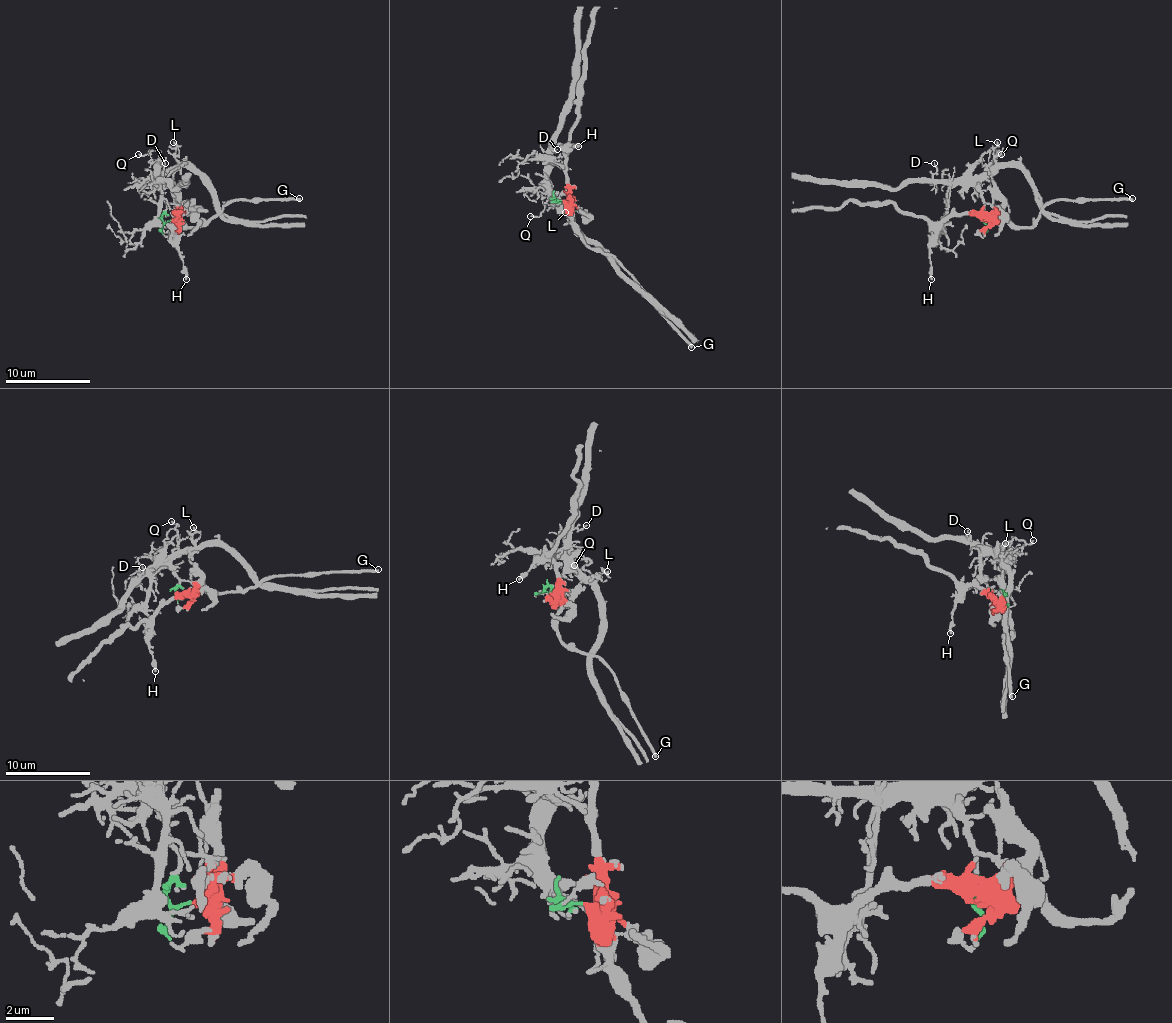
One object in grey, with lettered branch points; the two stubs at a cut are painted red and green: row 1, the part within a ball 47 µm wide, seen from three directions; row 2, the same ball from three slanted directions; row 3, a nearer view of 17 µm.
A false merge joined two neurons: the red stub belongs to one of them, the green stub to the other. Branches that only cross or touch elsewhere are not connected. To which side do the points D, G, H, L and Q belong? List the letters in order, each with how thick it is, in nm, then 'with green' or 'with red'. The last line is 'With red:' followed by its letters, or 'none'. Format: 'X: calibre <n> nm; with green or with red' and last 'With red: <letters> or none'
D: calibre 120 nm; with green
G: calibre 240 nm; with red
H: calibre 220 nm; with red
L: calibre 120 nm; with green
Q: calibre 120 nm; with green
With red: G, H

